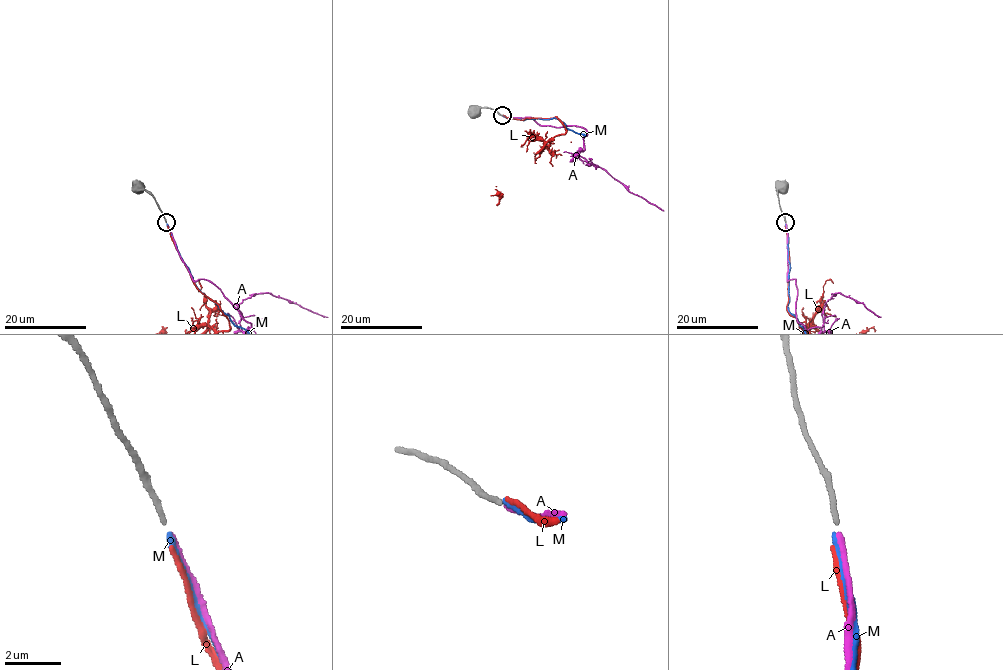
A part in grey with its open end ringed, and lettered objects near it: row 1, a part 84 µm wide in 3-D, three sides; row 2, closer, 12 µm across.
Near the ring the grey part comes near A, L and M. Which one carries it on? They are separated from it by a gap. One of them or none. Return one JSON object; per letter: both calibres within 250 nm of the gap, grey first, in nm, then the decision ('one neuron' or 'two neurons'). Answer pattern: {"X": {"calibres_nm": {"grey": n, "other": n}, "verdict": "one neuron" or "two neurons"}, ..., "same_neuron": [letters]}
{"A": {"calibres_nm": {"grey": 180, "other": 190}, "verdict": "one neuron"}, "L": {"calibres_nm": {"grey": 180, "other": 170}, "verdict": "two neurons"}, "M": {"calibres_nm": {"grey": 180, "other": 180}, "verdict": "two neurons"}, "same_neuron": ["A"]}

